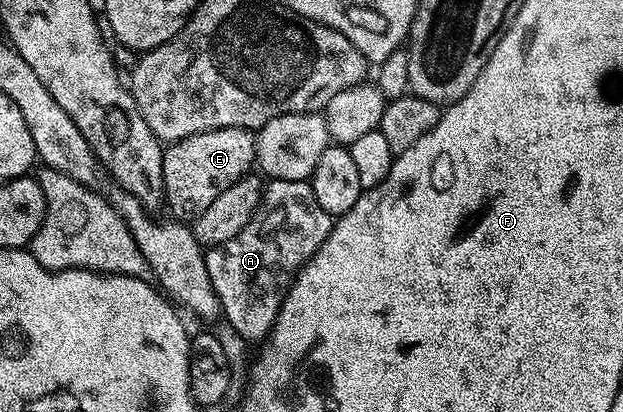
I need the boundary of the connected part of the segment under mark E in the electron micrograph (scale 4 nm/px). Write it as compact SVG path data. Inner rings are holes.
M224 128L169 143L162 151L165 209L170 209L175 219L187 224L193 222L216 196L251 173L256 162L254 139L249 130Z

